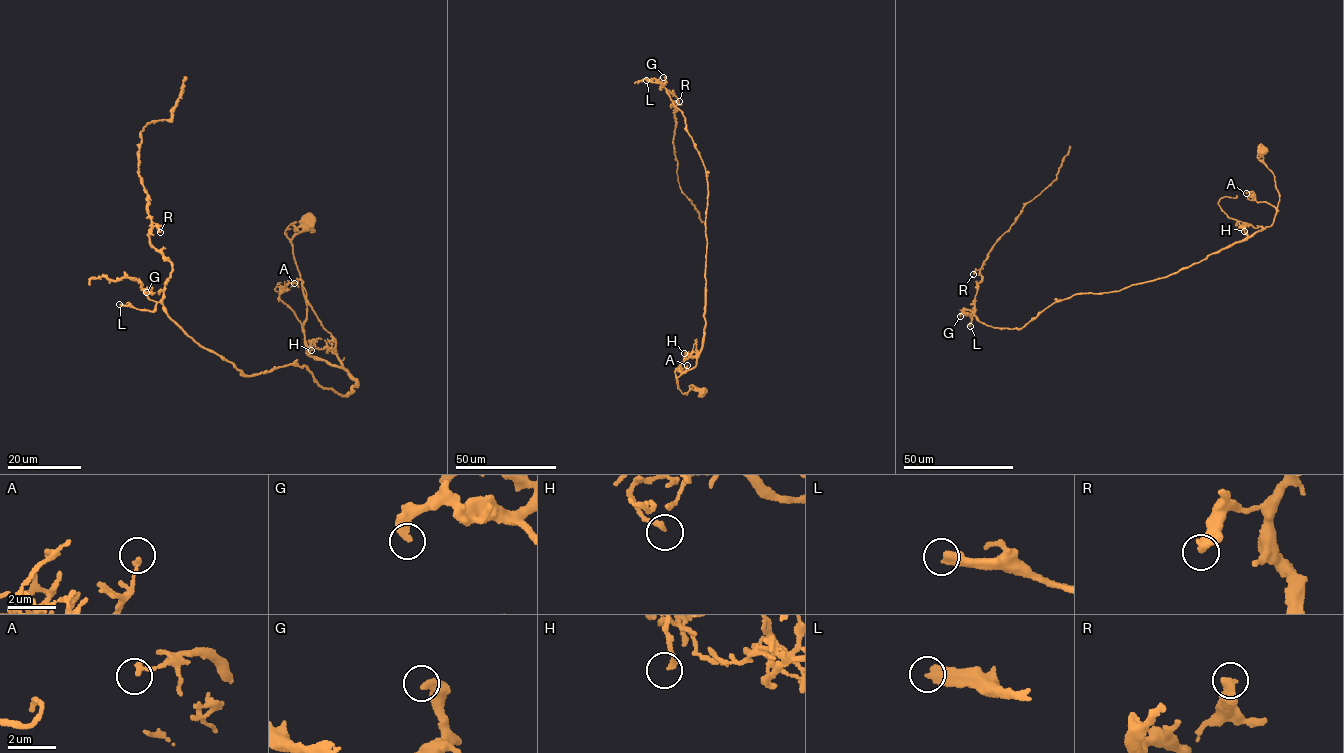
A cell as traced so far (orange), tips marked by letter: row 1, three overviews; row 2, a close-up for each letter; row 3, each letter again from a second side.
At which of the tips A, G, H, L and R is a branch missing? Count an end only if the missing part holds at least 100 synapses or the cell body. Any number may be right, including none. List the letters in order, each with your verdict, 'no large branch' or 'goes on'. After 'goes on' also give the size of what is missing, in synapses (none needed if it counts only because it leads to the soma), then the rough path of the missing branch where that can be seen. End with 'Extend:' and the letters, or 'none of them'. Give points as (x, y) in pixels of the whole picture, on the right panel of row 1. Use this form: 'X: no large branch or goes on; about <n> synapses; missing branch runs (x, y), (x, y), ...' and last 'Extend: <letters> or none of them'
A: no large branch
G: no large branch
H: no large branch
L: goes on; about 250 synapses; missing branch runs (970, 326), (1017, 356), (1013, 356), (1033, 348), (1044, 363), (1039, 370), (1044, 379), (1074, 392), (1080, 387)
R: no large branch
Extend: L

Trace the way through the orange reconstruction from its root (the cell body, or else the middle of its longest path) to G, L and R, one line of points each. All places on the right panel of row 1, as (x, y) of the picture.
G: (1261, 151), (1279, 198), (1270, 226), (1166, 276), (1056, 301), (1022, 328), (1000, 329), (974, 315), (960, 316)
L: (1261, 151), (1279, 194), (1272, 224), (1166, 276), (1056, 301), (1022, 328), (993, 327), (974, 316), (970, 326)
R: (1261, 151), (1279, 194), (1272, 224), (1166, 276), (1073, 294), (1000, 329), (974, 314), (973, 274)

